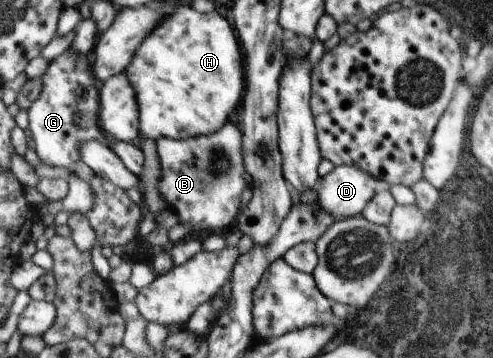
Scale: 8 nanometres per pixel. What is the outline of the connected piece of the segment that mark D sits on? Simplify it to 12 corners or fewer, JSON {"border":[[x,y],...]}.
{"border":[[340,165],[320,177],[317,202],[335,220],[360,216],[375,179]]}

